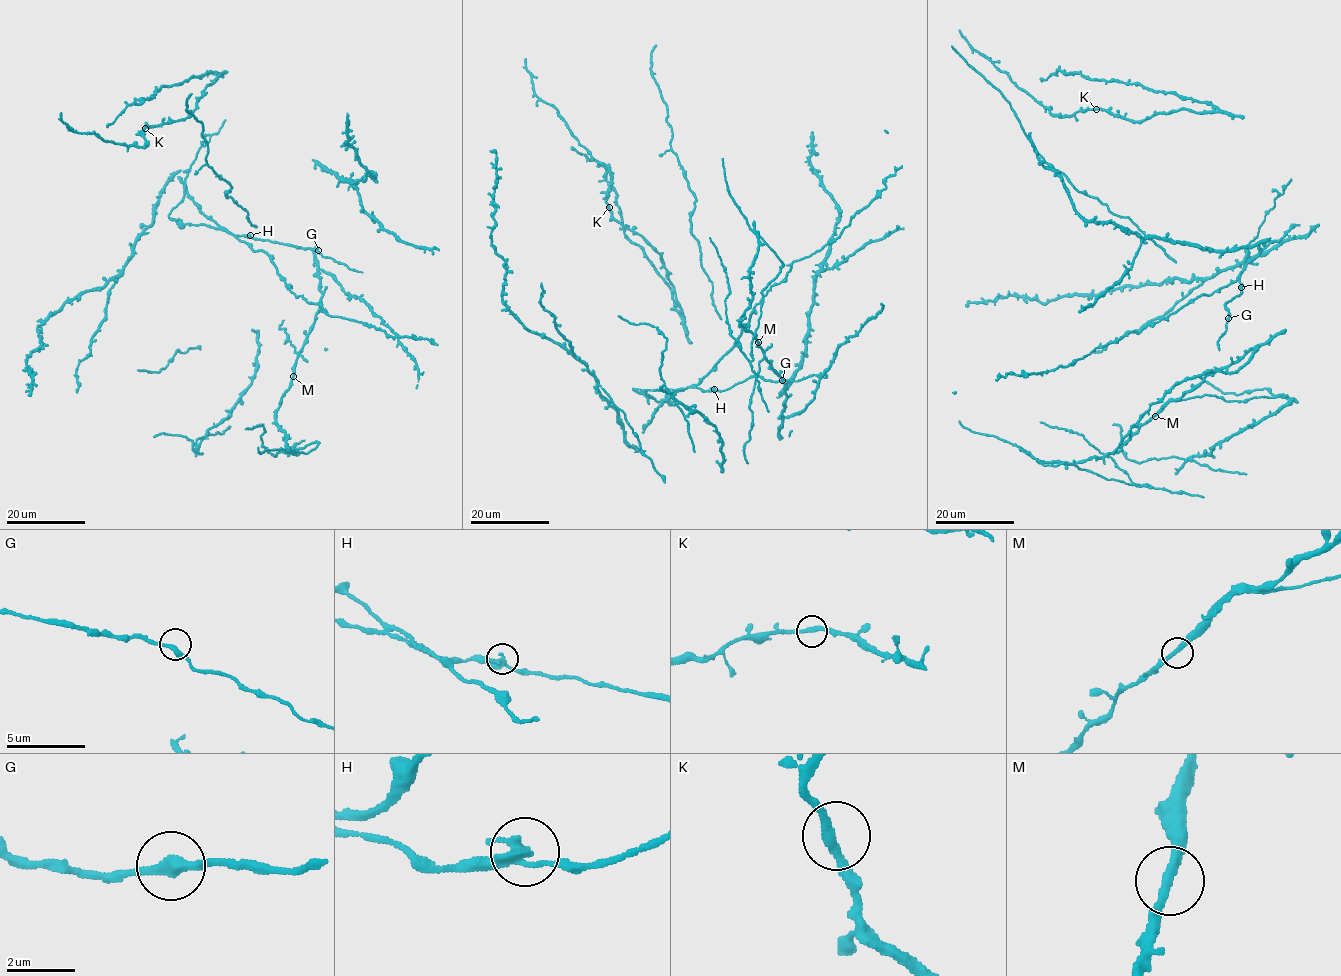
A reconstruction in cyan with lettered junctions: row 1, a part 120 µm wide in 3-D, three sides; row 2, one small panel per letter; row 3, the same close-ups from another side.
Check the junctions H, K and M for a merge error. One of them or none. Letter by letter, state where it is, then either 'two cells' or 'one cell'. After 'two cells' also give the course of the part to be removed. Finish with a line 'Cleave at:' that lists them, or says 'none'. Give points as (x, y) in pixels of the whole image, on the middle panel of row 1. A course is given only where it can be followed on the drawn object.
H: at (714, 389); two cells
K: at (609, 207); one cell
M: at (758, 342); one cell
Cleave at: H

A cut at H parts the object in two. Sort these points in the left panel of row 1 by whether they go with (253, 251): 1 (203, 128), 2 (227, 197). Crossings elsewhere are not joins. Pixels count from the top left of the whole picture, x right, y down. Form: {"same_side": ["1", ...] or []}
{"same_side": []}

